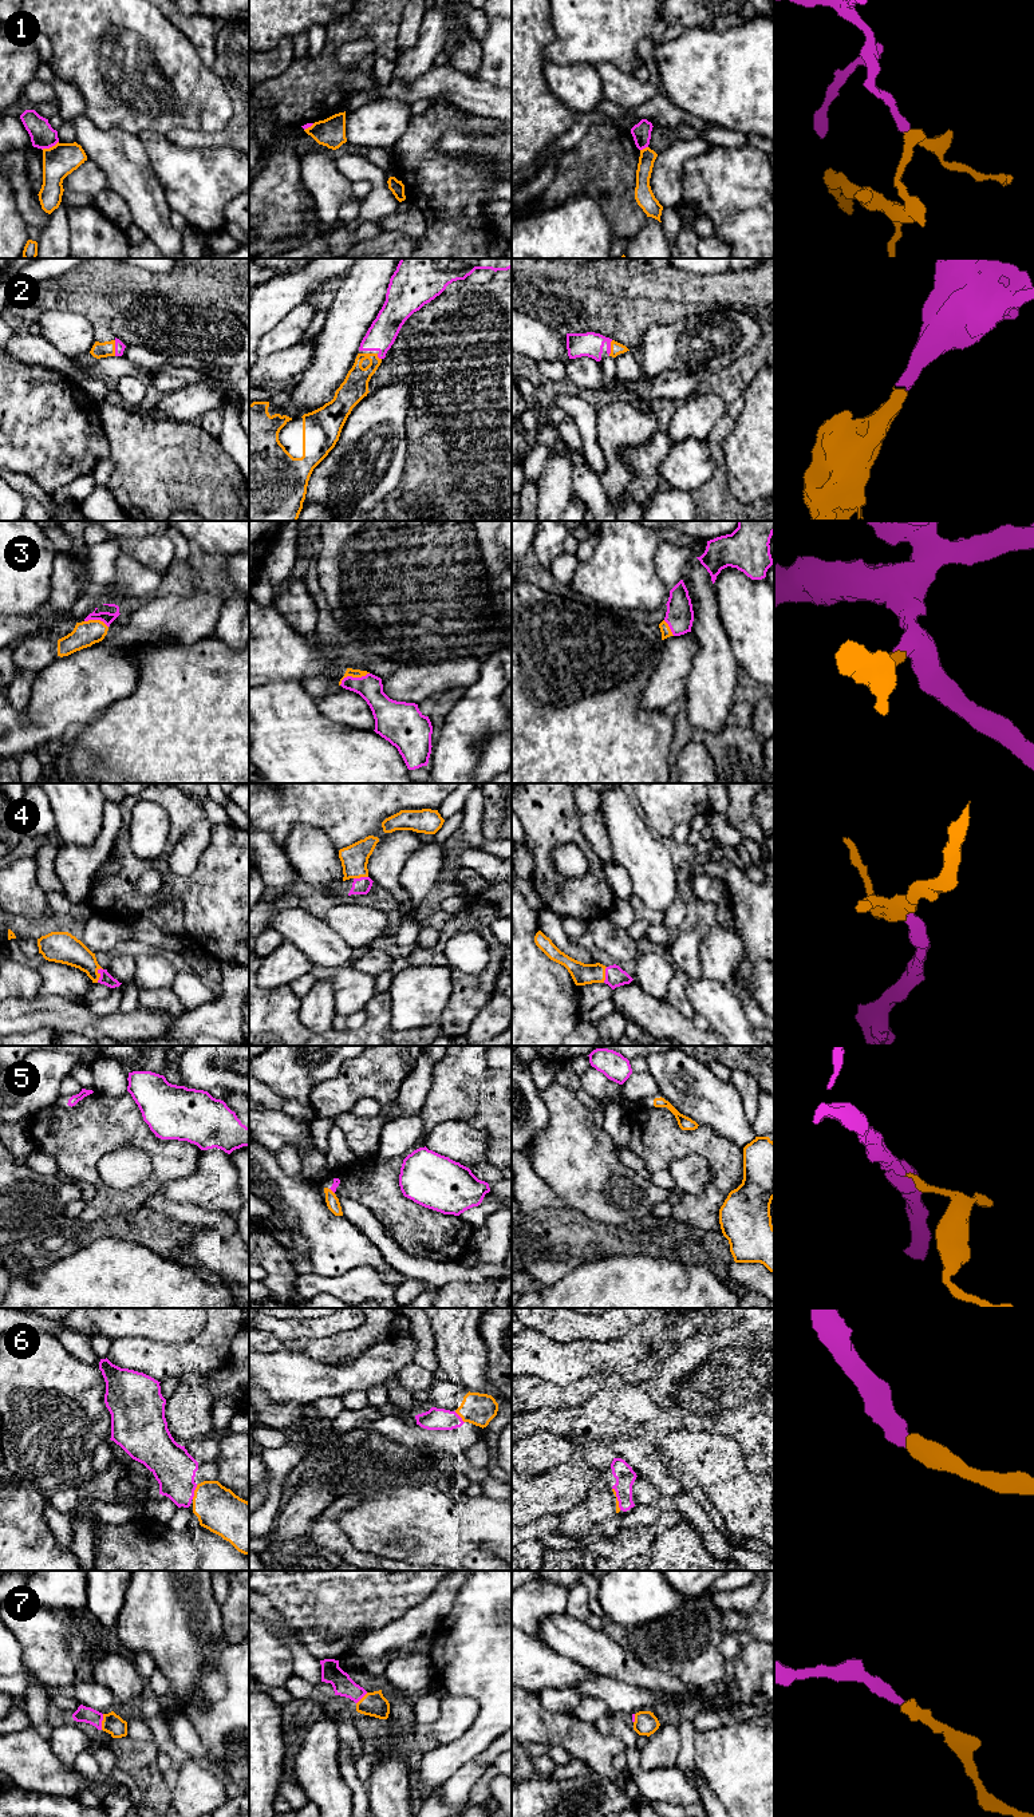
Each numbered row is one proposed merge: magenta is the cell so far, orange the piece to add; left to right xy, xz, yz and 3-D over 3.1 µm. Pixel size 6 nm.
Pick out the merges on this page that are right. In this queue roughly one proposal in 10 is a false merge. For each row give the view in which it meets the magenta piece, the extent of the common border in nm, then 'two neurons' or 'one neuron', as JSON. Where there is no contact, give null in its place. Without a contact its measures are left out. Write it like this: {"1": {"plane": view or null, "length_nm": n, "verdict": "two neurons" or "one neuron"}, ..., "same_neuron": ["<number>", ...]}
{"1": {"plane": "xy", "length_nm": 120, "verdict": "two neurons"}, "2": {"plane": "xy", "length_nm": 100, "verdict": "one neuron"}, "3": {"plane": "xz", "length_nm": 200, "verdict": "one neuron"}, "4": {"plane": "xy", "length_nm": 100, "verdict": "one neuron"}, "5": {"plane": "xz", "length_nm": 50, "verdict": "one neuron"}, "6": {"plane": "xy", "length_nm": 90, "verdict": "one neuron"}, "7": {"plane": "xy", "length_nm": 100, "verdict": "one neuron"}, "same_neuron": ["2", "3", "4", "5", "6", "7"]}

